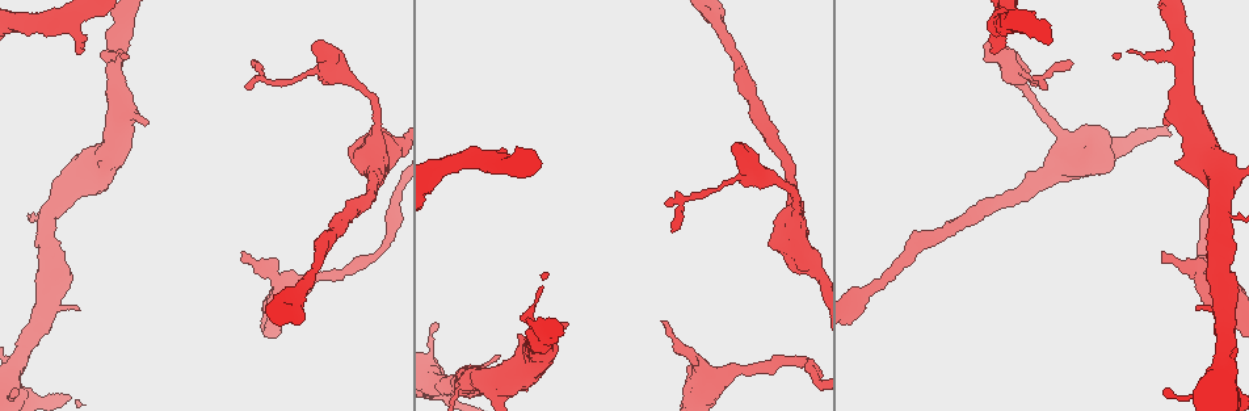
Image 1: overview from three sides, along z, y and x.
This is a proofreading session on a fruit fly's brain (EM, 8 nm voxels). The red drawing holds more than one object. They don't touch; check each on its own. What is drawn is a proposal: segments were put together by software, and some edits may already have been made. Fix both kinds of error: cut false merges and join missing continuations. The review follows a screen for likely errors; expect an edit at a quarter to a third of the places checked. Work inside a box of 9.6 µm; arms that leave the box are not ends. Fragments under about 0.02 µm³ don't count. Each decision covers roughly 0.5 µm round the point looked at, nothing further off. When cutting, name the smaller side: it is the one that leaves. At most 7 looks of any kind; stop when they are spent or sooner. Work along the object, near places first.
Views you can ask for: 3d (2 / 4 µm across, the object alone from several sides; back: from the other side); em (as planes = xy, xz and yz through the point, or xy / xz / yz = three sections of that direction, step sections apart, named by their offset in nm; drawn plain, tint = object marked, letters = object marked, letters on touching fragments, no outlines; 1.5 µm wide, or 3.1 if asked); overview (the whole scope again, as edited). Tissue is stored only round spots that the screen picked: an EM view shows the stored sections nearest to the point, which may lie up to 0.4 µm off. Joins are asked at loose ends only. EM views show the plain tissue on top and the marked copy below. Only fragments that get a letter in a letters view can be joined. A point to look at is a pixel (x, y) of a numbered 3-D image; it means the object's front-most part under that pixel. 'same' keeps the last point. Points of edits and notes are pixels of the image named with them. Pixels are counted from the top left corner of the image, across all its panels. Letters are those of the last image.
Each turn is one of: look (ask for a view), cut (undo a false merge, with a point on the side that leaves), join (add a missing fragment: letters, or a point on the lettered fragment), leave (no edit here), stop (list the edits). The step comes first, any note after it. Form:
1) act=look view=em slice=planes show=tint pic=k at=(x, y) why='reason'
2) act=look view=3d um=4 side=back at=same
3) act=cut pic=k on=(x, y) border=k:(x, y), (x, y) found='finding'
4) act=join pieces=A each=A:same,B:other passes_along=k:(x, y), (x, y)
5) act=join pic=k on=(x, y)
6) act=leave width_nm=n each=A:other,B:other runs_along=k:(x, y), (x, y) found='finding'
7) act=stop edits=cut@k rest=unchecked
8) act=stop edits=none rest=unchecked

act=look view=em slice=xy step=4 show=letters pic=1 at=(147, 123) why='thick end'

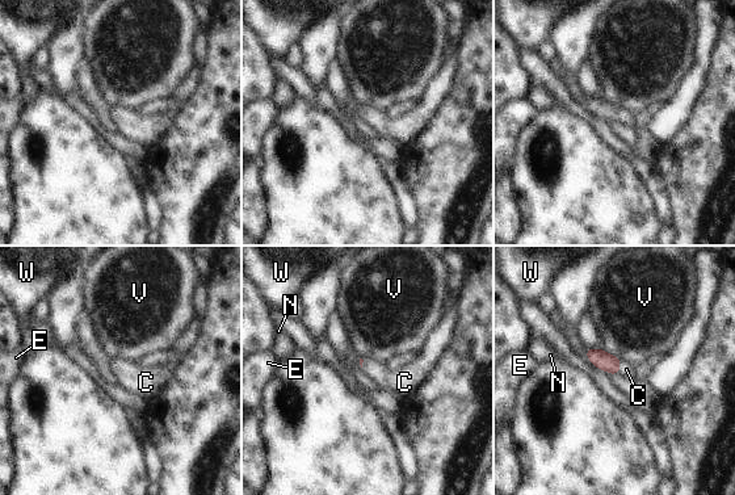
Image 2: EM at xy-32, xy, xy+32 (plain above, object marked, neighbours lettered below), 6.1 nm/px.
act=look view=em slice=planes show=letters at=same why='another direction'

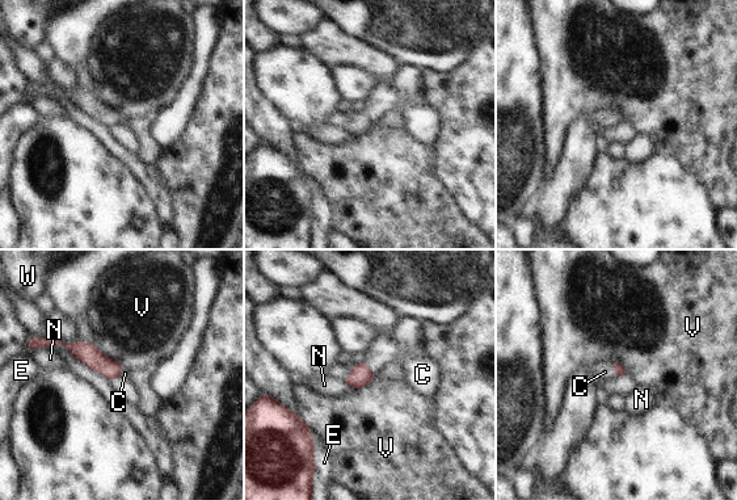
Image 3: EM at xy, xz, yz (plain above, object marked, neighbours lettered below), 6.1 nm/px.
act=join pieces=C longest_contact=V:220nm each=C:same,E:other,N:other,V:other,W:other found='it goes on there'

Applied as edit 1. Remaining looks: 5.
act=look view=overview why='redraw'

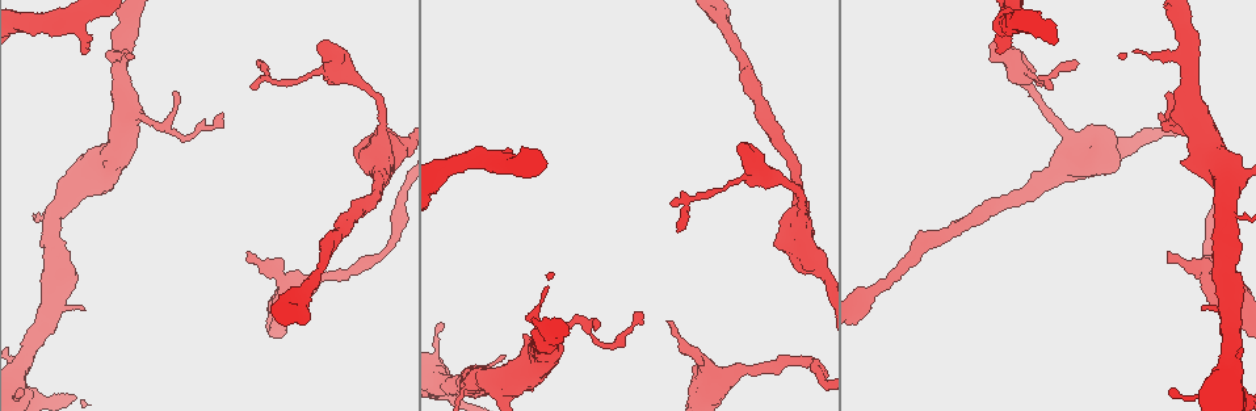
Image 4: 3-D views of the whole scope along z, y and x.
act=look view=em slice=xy step=8 show=letters pic=4 at=(1170, 392) why='free end'

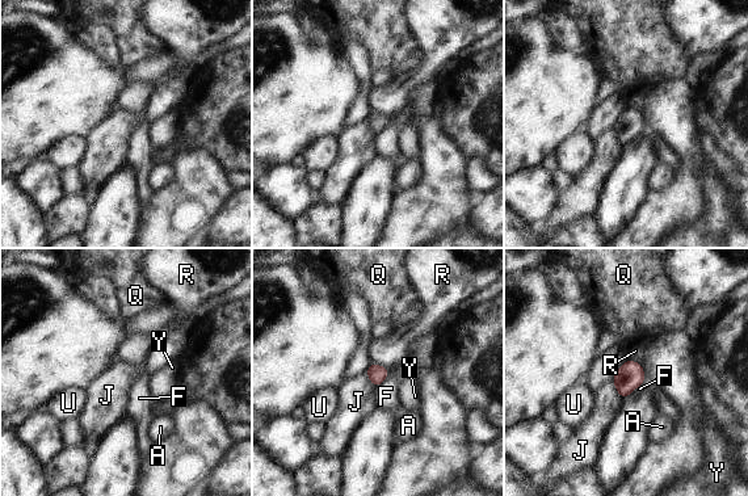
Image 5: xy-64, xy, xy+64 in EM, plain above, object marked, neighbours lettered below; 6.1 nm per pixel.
act=look view=em slice=planes show=letters at=same why='another direction'

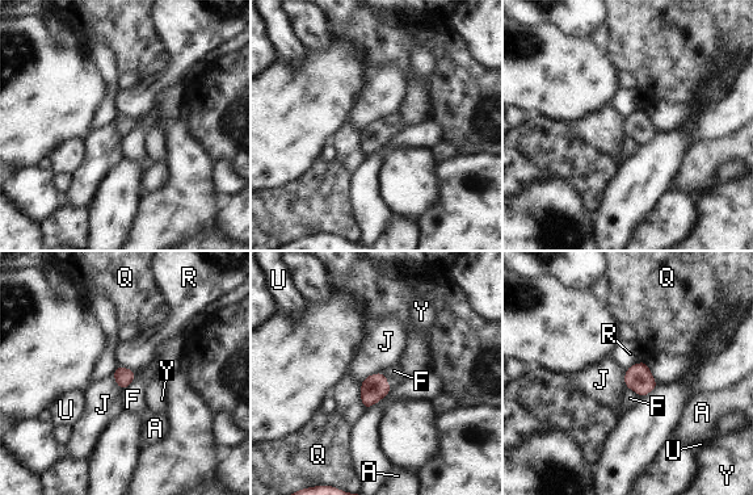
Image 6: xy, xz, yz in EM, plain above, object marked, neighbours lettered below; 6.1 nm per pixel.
act=leave each=A:other,F:other,J:other,Q:other,R:other,U:other,Y:other border=6:(381, 372), (369, 374), (361, 384) found='none of them fits'

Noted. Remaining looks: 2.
act=look view=3d um=4 pic=4 at=(1168, 253) why='an open end'

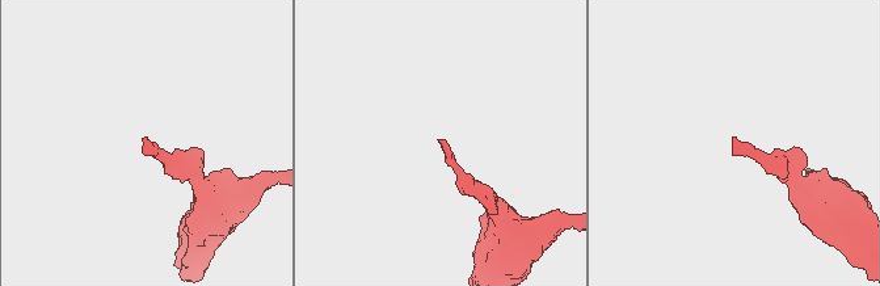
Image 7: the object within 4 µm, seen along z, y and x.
act=look view=em slice=planes show=letters pic=7 at=(145, 138)

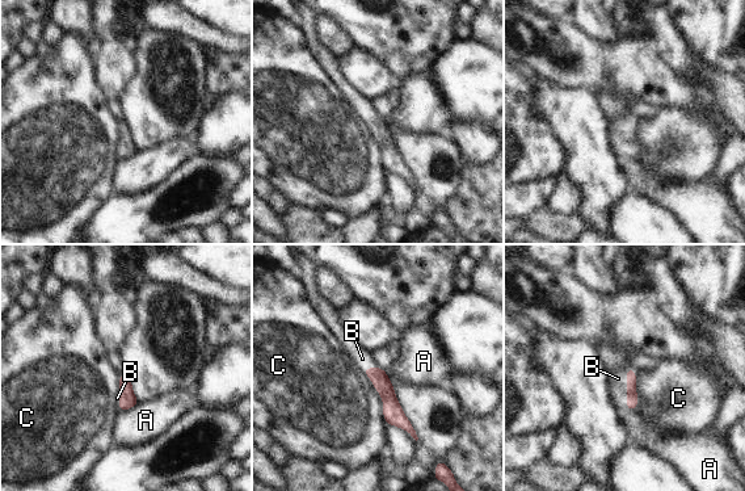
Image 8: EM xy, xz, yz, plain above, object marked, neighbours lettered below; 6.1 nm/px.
act=join pieces=B longest_contact=B:260nm each=A:other,B:same,C:other passes_along=8:(632, 402), (627, 389), (618, 378) found='the neuron continues'

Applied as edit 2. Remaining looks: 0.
act=stop edits=join@3,join@8 rest=unchecked

